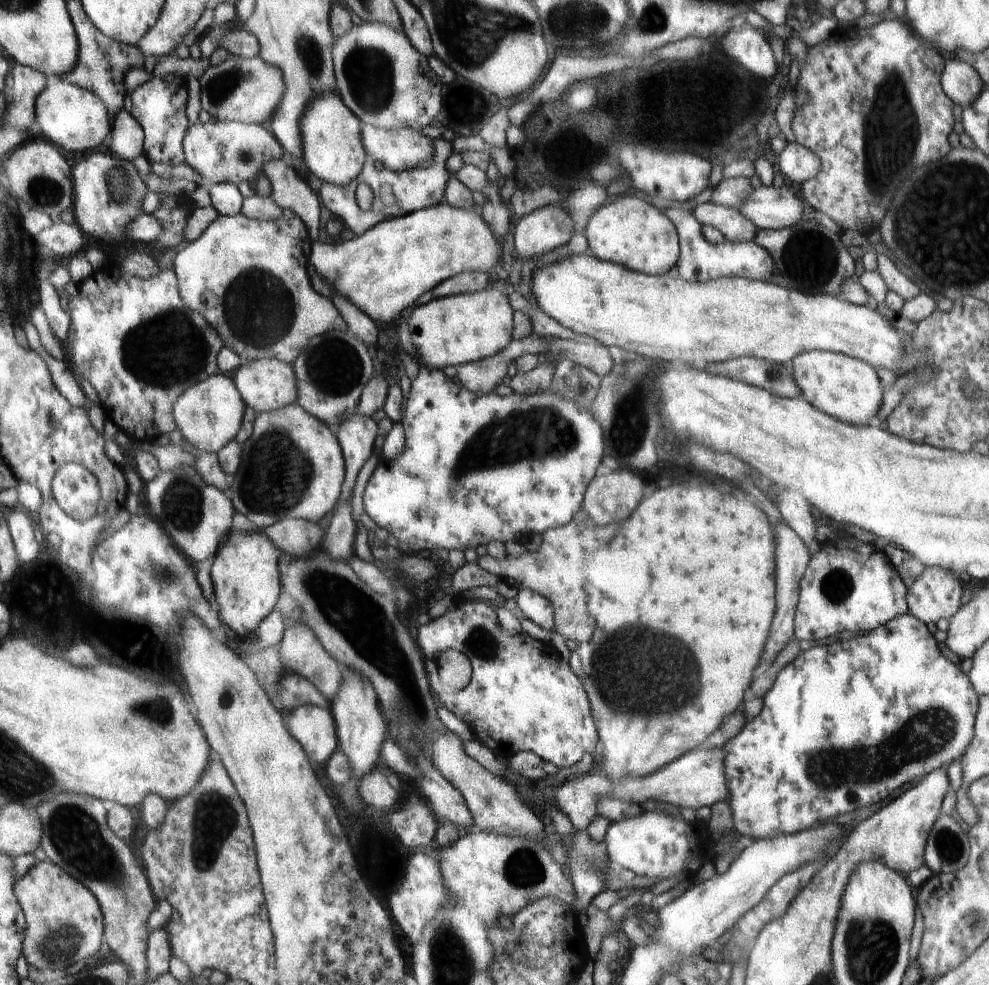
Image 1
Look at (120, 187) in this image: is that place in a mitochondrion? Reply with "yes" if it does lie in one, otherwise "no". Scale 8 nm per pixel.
yes

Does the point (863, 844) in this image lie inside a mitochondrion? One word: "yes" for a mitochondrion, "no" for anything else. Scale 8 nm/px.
no

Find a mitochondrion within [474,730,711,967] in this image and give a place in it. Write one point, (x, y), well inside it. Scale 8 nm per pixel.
(524, 869)

